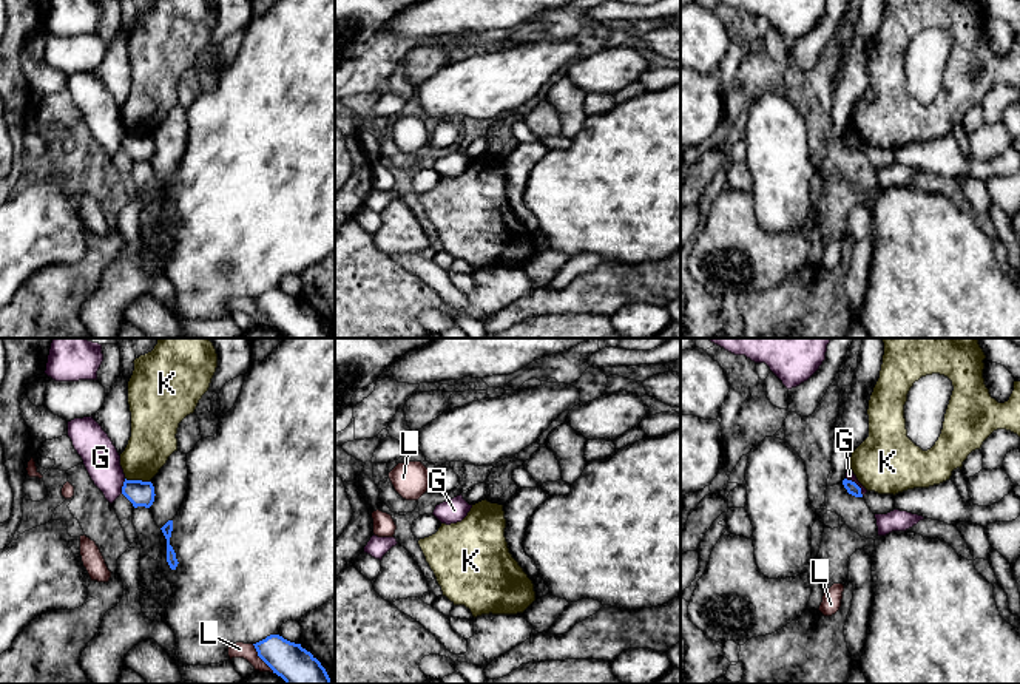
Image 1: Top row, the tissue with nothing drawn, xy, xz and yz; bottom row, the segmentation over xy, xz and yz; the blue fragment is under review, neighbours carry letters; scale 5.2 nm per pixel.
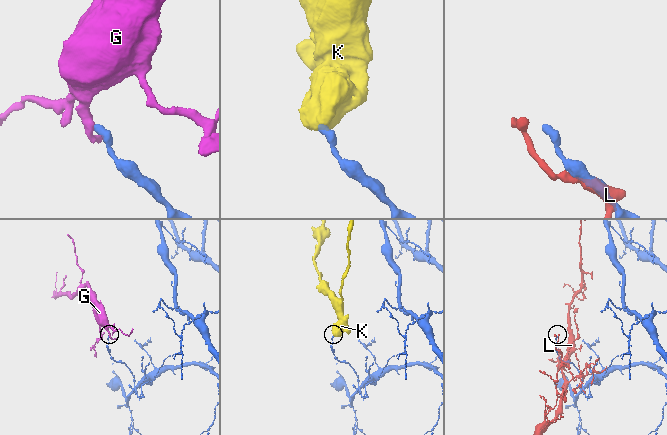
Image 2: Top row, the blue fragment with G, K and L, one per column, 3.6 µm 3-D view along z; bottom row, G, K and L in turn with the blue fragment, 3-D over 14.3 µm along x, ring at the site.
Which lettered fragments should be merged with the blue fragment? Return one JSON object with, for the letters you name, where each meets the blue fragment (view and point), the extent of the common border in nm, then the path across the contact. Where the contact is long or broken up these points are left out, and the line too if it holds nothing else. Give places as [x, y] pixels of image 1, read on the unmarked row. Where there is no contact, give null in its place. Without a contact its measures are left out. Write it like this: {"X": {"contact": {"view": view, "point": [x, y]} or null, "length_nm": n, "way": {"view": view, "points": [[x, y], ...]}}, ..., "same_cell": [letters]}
{"same_cell": []}

